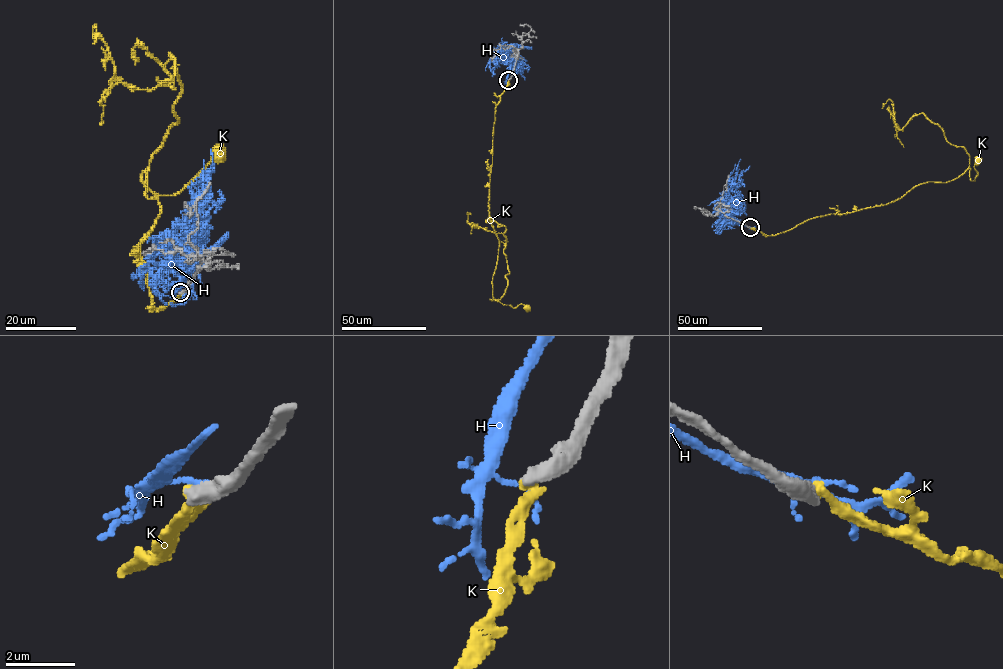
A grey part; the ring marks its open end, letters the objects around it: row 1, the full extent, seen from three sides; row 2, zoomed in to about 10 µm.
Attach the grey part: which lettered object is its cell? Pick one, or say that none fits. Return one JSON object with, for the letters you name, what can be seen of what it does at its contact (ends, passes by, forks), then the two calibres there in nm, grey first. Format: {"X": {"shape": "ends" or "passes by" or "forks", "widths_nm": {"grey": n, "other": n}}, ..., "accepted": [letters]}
{"K": {"shape": "ends", "widths_nm": {"grey": 500, "other": 320}}, "accepted": ["K"]}

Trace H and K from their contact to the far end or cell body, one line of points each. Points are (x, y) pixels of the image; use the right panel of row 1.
H: (749, 227), (736, 222), (724, 207), (741, 159)
K: (749, 227), (773, 236), (813, 217), (885, 205), (919, 184), (949, 181), (968, 168), (974, 180), (977, 159)

